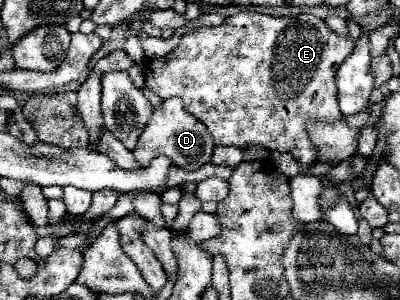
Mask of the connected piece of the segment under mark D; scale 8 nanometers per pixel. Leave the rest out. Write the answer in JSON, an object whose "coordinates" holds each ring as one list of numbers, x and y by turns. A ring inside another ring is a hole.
{"coordinates":[[171,97,171,99,165,99,163,105,159,105,155,109,151,121,147,123,145,131,139,137,139,143,133,151,133,155,139,163,149,163,149,159,155,159,157,155,165,155,165,157,173,159,173,163,183,167,185,171,195,171,195,169,203,167,205,163,211,163,213,149,215,149,215,143,213,143,207,127,185,111,181,99]]}

